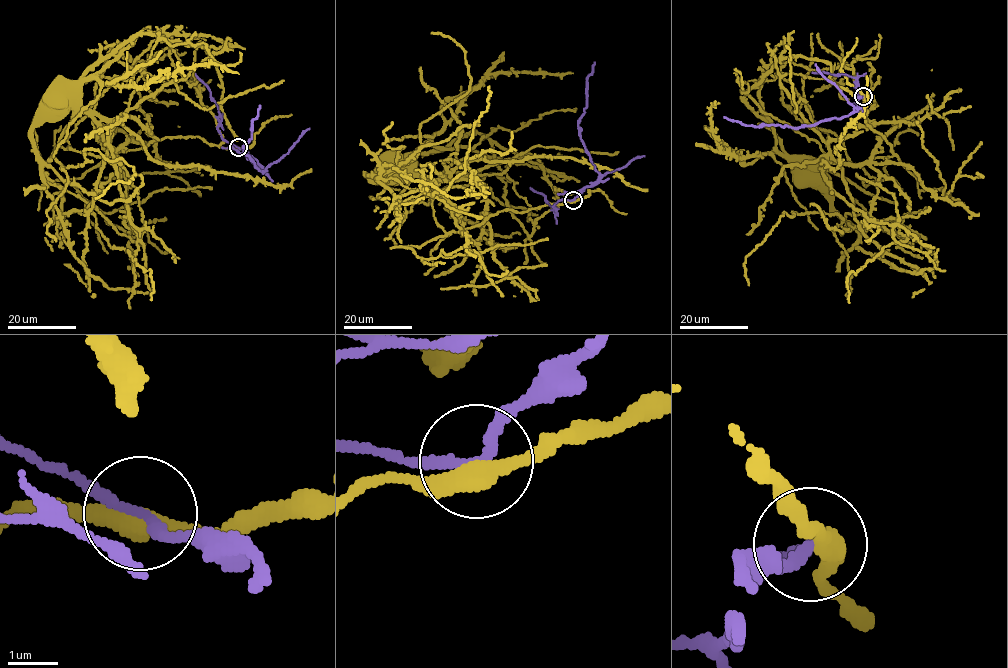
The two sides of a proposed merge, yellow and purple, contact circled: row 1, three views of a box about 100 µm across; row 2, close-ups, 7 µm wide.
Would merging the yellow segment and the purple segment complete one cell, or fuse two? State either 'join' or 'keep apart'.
keep apart

